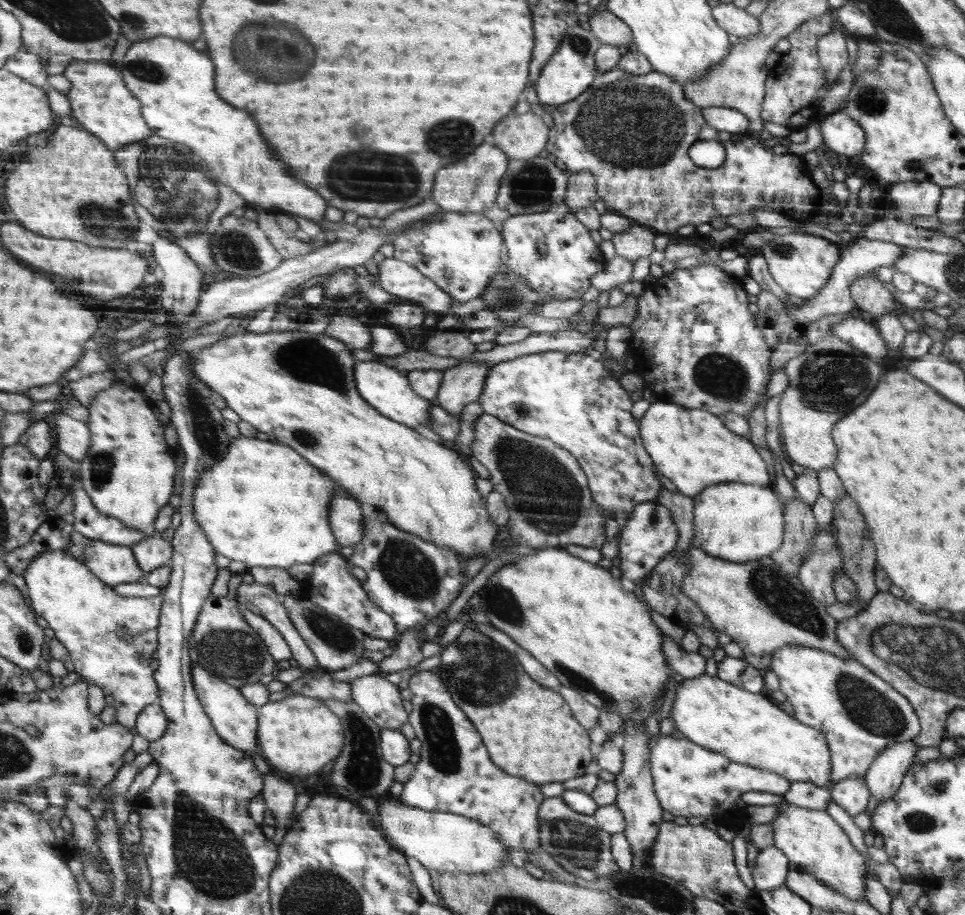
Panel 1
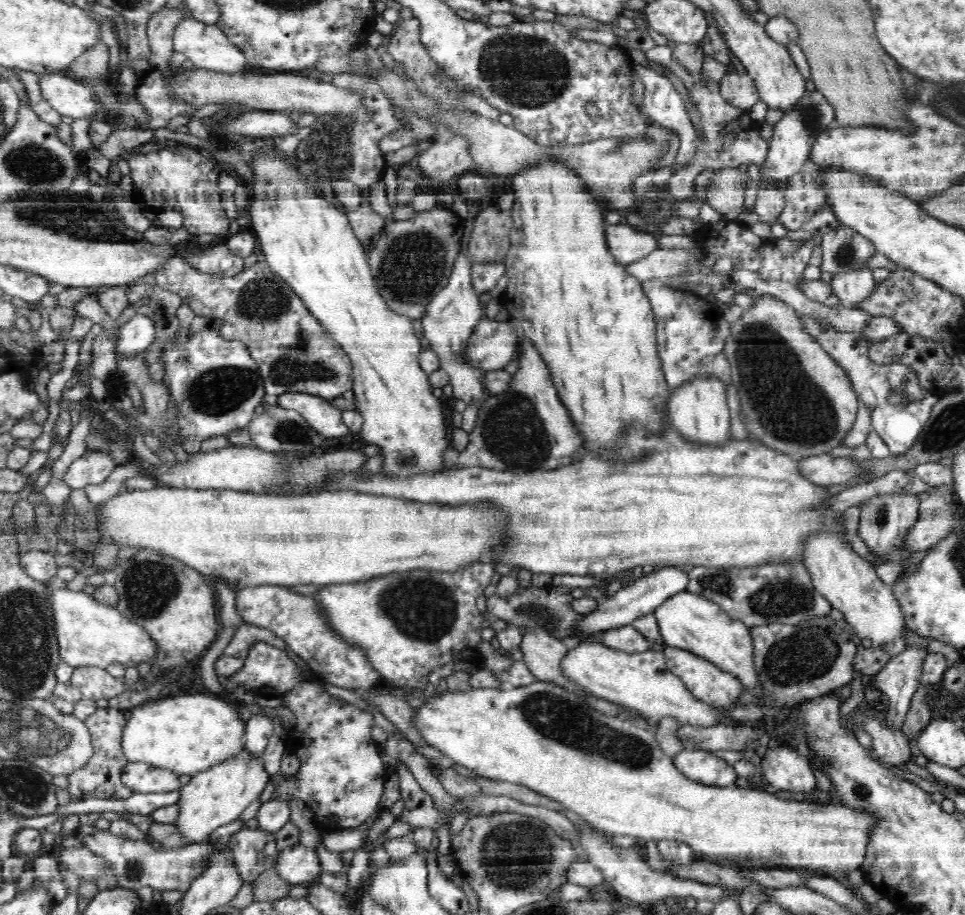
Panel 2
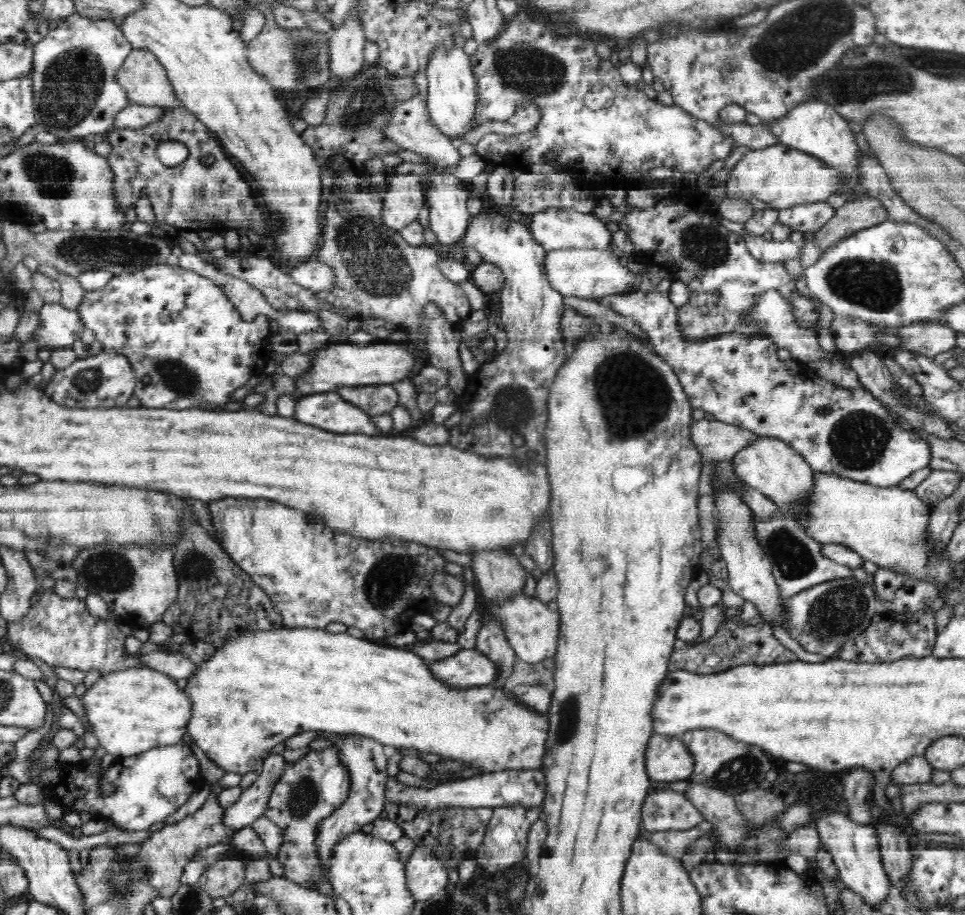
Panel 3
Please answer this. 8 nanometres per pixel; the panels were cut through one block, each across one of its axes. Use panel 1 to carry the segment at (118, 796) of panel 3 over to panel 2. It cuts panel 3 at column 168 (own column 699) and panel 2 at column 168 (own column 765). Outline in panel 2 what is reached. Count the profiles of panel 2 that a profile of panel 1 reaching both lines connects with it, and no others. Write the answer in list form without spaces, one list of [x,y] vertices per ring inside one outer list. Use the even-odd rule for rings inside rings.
[[[128,762],[120,779],[133,792],[170,792],[180,788],[180,775],[173,770],[159,768],[144,762]]]

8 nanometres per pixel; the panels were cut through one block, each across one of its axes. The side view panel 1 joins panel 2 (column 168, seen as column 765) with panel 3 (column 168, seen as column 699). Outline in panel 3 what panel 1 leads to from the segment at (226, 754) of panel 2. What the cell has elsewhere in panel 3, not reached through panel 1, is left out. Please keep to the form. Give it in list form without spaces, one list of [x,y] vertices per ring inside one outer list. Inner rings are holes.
[[[144,666],[128,667],[127,669],[112,670],[109,673],[101,675],[100,680],[96,680],[96,682],[86,690],[86,694],[84,694],[82,698],[82,703],[84,704],[84,710],[86,710],[86,716],[88,716],[88,720],[90,720],[90,730],[96,735],[96,738],[98,738],[100,746],[104,747],[108,753],[117,756],[119,759],[136,756],[146,750],[152,750],[152,748],[160,746],[174,746],[174,744],[178,744],[180,740],[186,740],[188,738],[188,714],[192,716],[192,712],[188,712],[188,696],[186,696],[183,689],[177,686],[177,682],[174,681],[173,678],[153,668]]]

